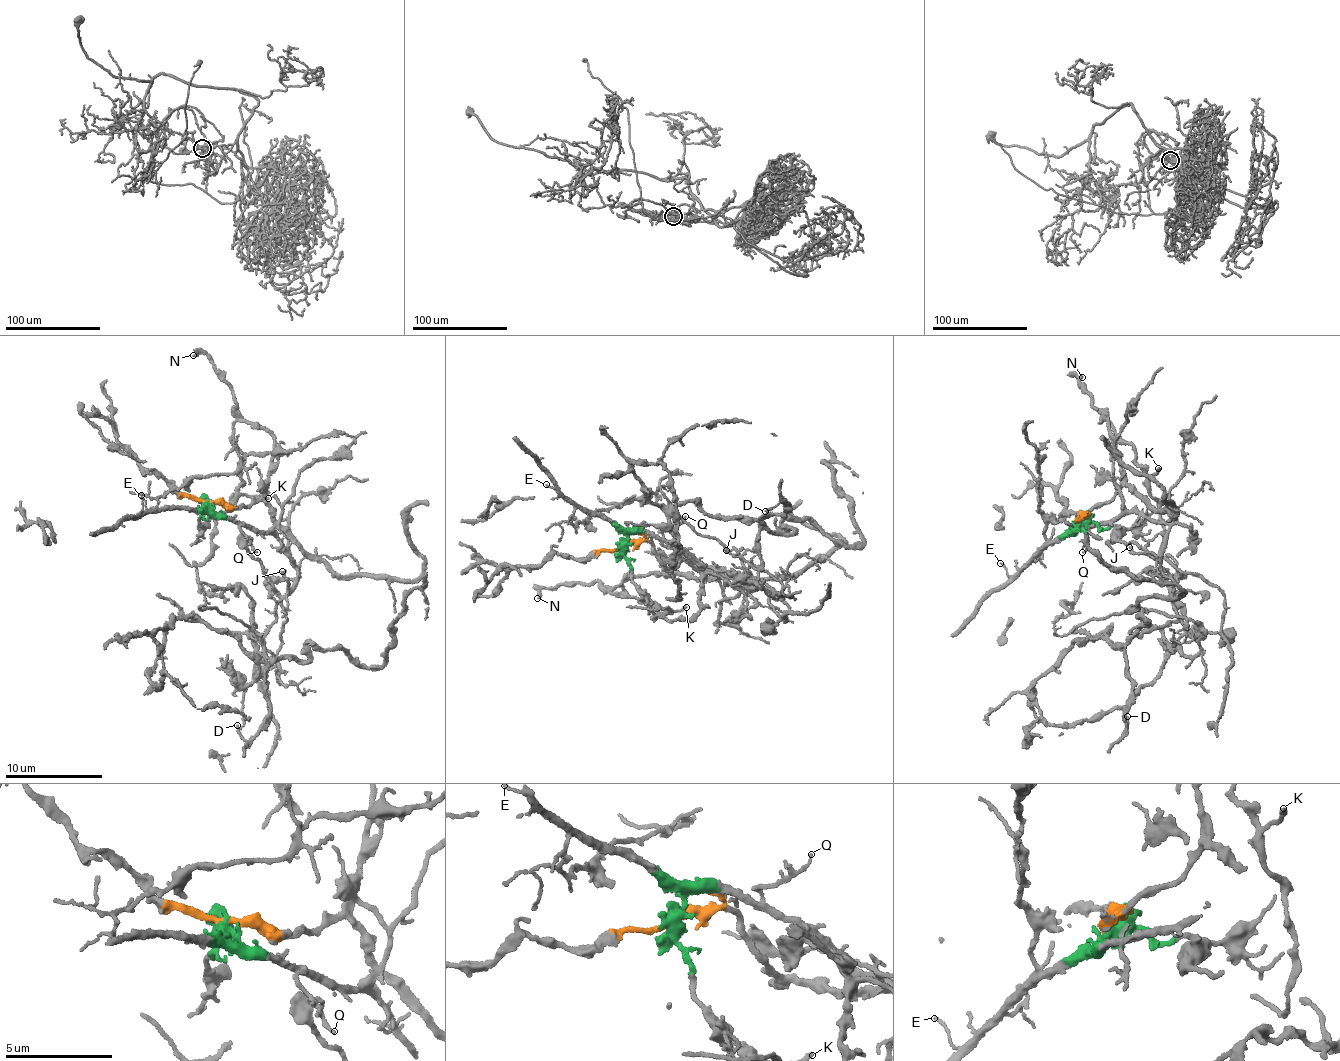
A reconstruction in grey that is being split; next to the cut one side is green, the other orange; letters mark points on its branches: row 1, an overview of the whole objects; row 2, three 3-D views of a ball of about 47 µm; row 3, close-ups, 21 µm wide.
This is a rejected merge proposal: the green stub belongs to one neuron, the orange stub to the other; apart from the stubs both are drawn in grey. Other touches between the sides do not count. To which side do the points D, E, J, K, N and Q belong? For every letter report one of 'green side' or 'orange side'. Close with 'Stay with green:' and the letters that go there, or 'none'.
D: orange side
E: green side
J: green side
K: orange side
N: orange side
Q: green side
Stay with green: E, J, Q

